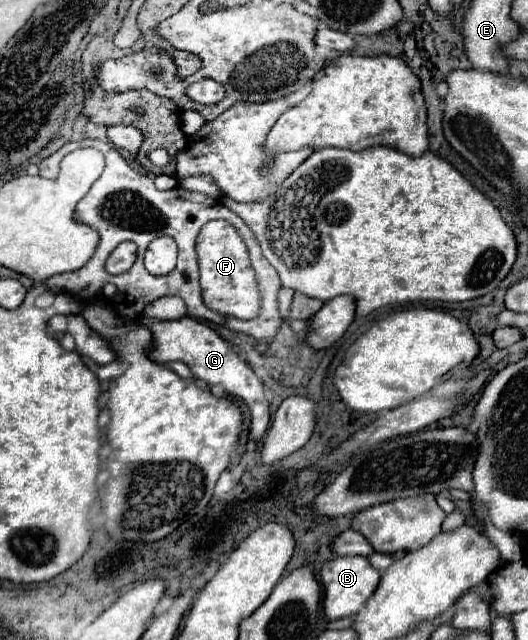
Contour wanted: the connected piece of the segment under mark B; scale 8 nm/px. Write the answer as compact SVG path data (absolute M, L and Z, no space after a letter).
M338 556L322 566L324 584L324 614L328 620L338 620L346 616L356 616L364 610L368 598L376 592L380 582L380 572L364 556Z

